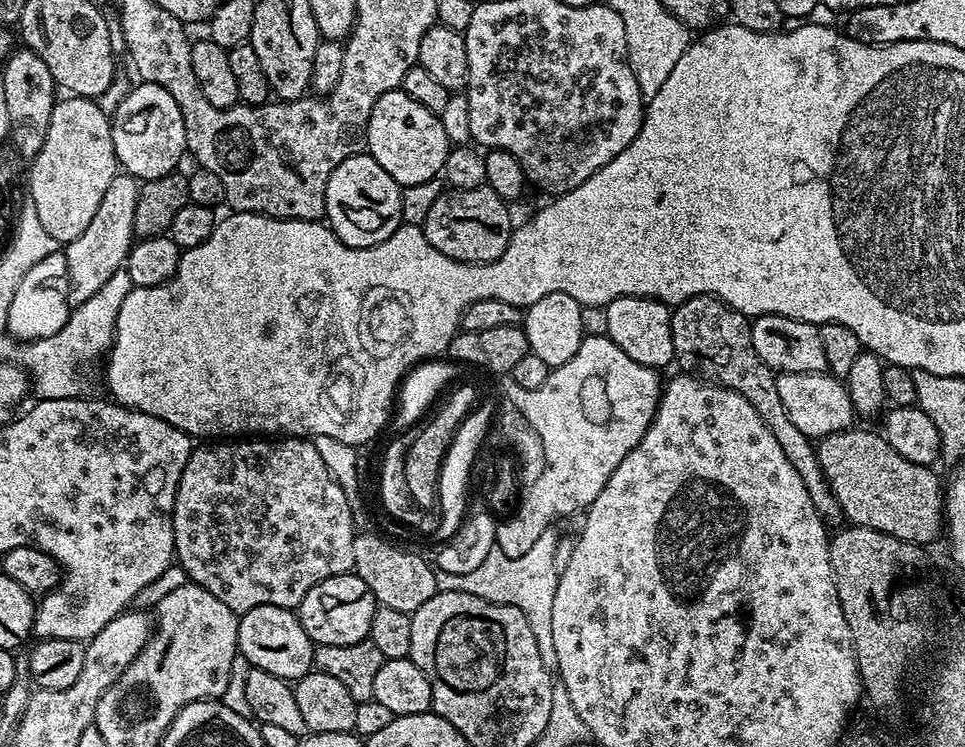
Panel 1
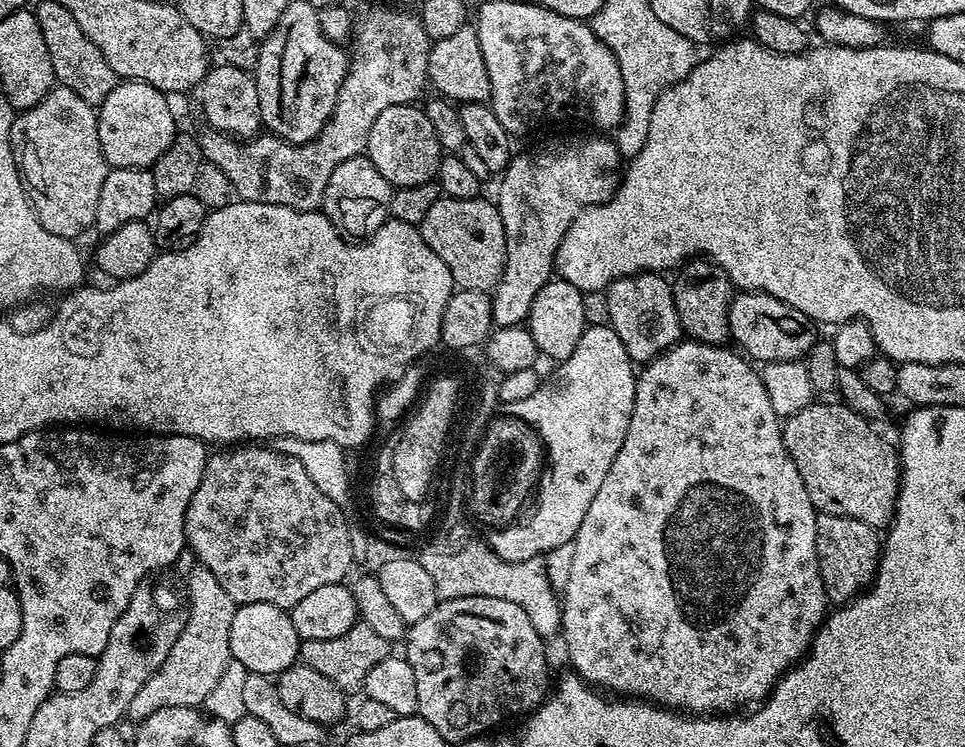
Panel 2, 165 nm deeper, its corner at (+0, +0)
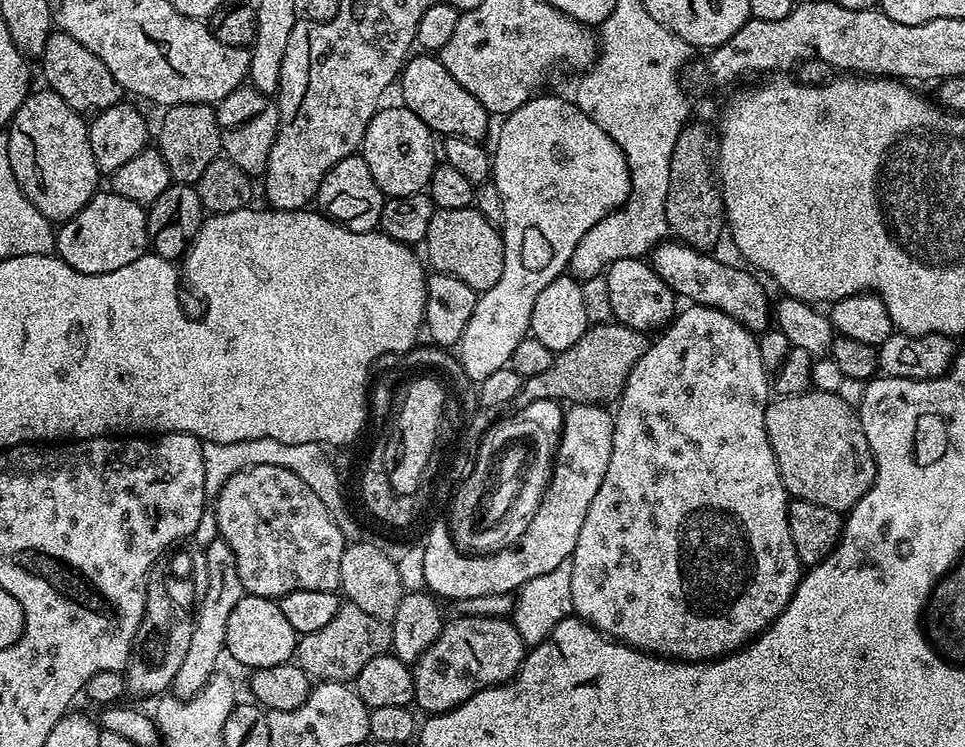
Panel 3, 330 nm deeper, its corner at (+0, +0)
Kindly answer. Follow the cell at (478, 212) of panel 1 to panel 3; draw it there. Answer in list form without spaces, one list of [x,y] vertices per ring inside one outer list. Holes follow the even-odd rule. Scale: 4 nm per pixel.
[[[473,206],[462,210],[437,208],[430,218],[430,230],[422,245],[428,251],[427,263],[442,274],[454,274],[454,278],[466,282],[477,294],[490,290],[503,272],[503,238],[501,229],[490,226],[486,218]]]

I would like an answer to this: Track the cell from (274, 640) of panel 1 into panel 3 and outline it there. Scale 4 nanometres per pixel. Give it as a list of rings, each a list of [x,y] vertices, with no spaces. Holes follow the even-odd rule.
[[[245,595],[234,606],[230,614],[230,622],[226,622],[226,638],[224,647],[227,655],[233,656],[240,664],[245,664],[248,670],[278,666],[289,663],[296,655],[298,633],[290,621],[282,615],[279,603],[267,596]]]

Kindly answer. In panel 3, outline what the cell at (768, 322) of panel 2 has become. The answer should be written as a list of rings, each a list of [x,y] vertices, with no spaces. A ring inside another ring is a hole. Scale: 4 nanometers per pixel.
[[[665,242],[652,249],[650,263],[658,278],[662,278],[662,282],[666,282],[666,286],[670,286],[677,297],[684,299],[685,296],[692,304],[722,310],[722,314],[730,314],[734,322],[746,326],[753,334],[769,331],[774,320],[774,304],[771,299],[768,301],[768,292],[760,285],[761,277],[747,267],[735,268],[714,257],[691,248],[689,244]]]

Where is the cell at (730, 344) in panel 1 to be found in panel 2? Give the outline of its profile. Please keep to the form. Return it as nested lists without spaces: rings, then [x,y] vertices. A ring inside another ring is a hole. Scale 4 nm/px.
[[[693,258],[687,261],[675,276],[676,280],[671,281],[671,286],[681,333],[687,339],[703,344],[727,345],[730,340],[728,311],[734,295],[732,279],[707,258]]]

